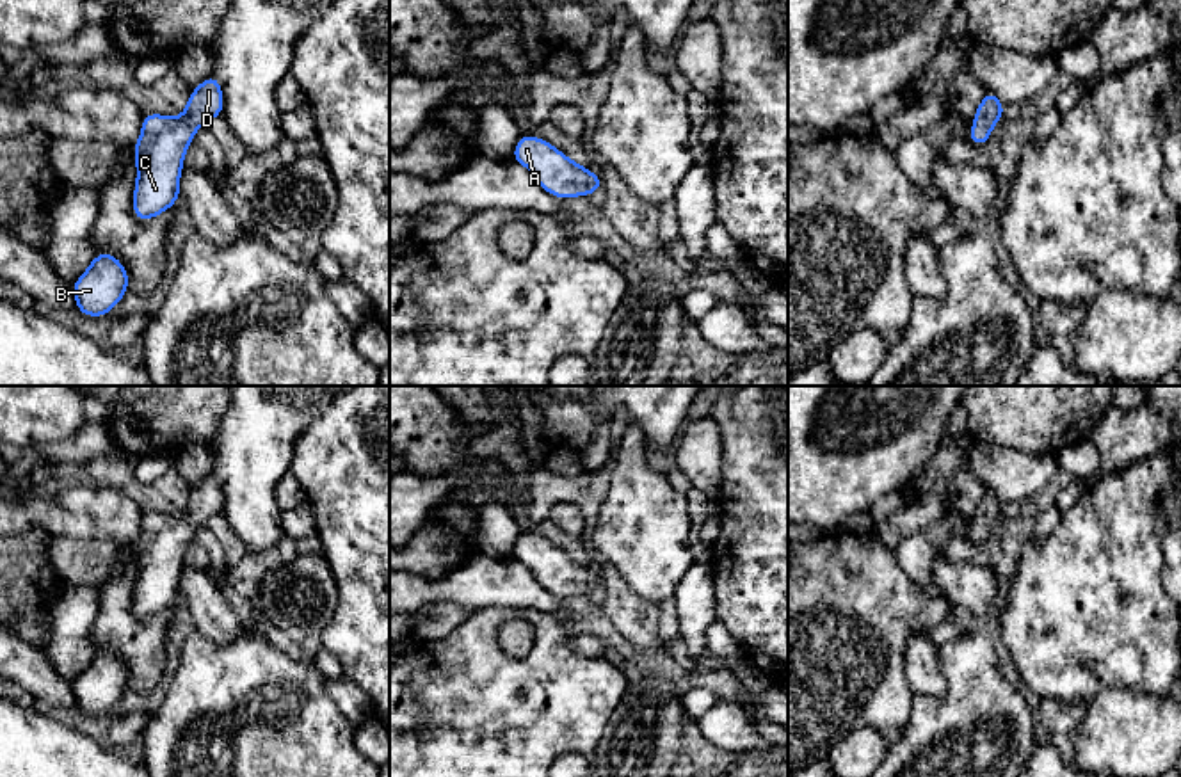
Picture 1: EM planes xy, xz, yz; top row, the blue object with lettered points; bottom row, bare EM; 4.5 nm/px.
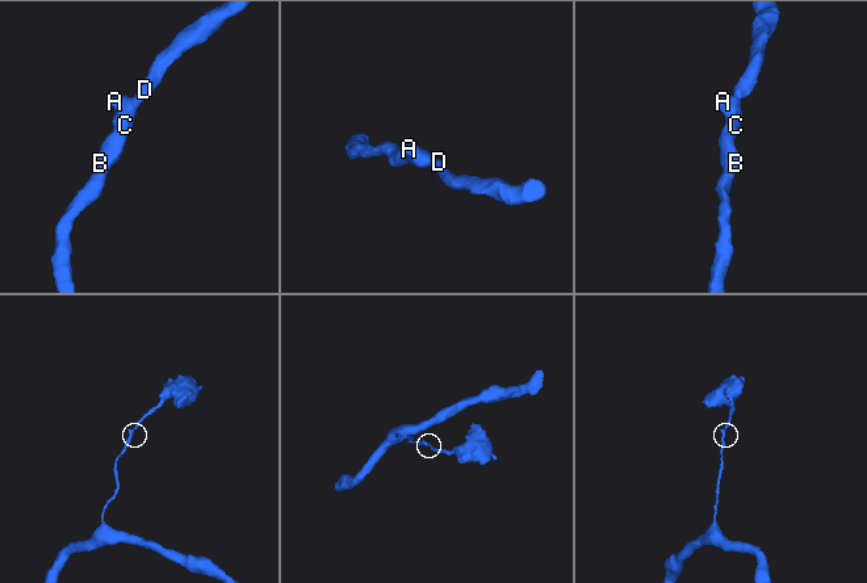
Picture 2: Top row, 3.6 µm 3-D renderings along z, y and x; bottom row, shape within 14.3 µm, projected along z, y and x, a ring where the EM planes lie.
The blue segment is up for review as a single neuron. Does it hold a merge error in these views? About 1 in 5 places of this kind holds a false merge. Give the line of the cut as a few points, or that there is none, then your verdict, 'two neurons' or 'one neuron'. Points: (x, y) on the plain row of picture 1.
no cut | one neuron

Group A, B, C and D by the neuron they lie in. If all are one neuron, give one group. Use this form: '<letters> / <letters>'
A B C D

